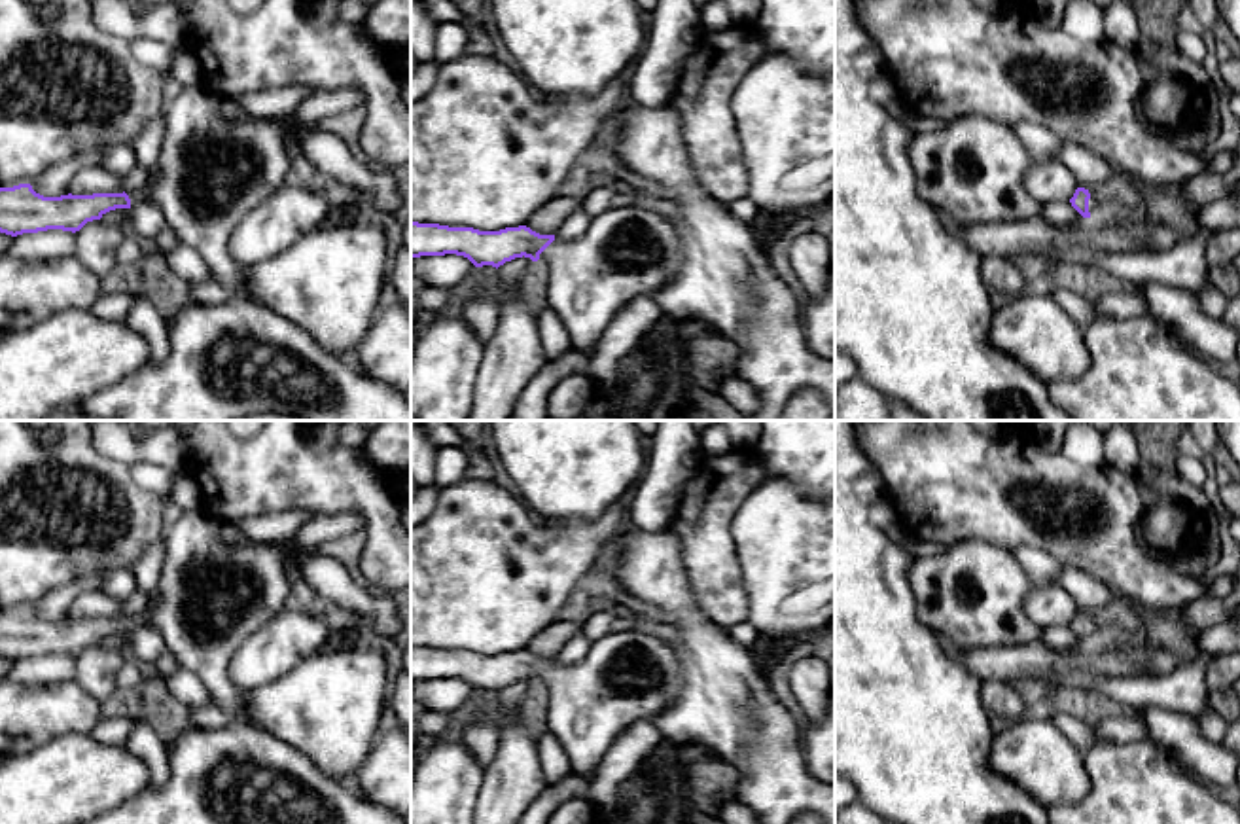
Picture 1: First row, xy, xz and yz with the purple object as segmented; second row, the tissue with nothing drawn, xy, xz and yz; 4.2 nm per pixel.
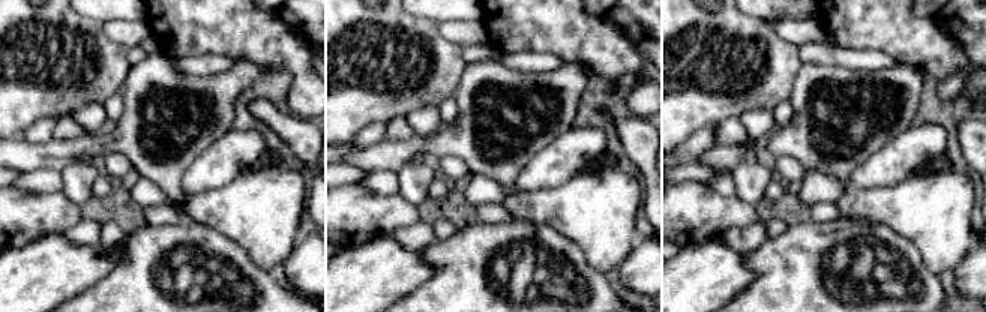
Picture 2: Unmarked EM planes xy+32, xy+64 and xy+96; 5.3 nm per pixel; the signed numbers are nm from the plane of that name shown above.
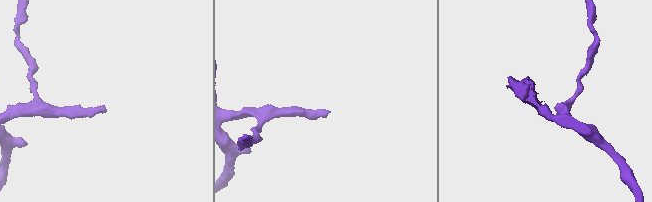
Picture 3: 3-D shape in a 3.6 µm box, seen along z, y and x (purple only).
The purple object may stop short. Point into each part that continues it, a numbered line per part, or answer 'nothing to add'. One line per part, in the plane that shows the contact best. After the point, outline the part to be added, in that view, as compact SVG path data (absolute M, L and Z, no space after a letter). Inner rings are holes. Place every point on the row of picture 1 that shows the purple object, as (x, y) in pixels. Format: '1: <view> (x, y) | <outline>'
1: yz (1112, 201) | M1117 188L1098 191L1089 189L1089 212L1090 218L1100 218L1104 214L1142 214L1143 206L1130 197L1128 193L1119 191Z

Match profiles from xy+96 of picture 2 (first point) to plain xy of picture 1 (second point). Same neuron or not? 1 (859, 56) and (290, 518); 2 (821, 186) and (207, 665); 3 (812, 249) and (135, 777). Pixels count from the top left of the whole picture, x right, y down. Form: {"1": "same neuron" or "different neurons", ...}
{"1": "same neuron", "2": "different neurons", "3": "different neurons"}

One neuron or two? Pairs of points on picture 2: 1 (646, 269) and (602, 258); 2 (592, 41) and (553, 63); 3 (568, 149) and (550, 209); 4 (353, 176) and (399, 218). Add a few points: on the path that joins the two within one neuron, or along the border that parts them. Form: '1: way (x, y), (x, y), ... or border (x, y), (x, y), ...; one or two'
1: border (638, 237), (619, 267); two
2: border (526, 50), (550, 51), (566, 62); two
3: border (586, 168), (557, 186), (521, 191); two
4: border (356, 182), (341, 186); two

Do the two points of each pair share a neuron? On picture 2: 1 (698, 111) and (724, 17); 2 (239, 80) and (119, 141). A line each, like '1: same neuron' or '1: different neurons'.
1: same neuron
2: same neuron

